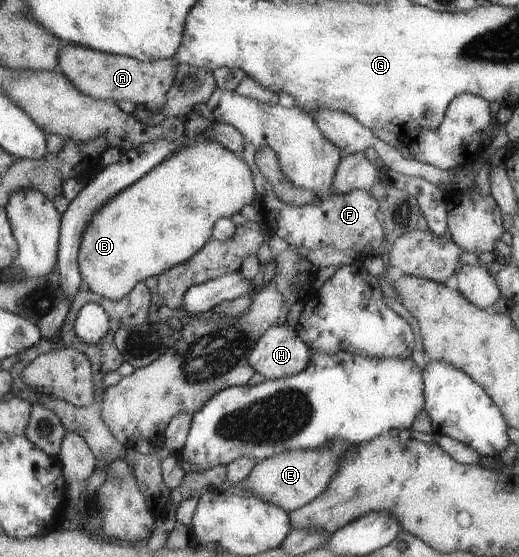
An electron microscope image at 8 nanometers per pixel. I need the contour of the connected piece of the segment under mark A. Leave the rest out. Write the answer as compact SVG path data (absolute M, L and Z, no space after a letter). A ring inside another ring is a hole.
M65 43L62 48L59 70L87 96L97 100L129 101L135 105L147 106L157 112L167 102L167 92L177 78L179 62L173 58L139 62L129 56L107 54L81 44Z

